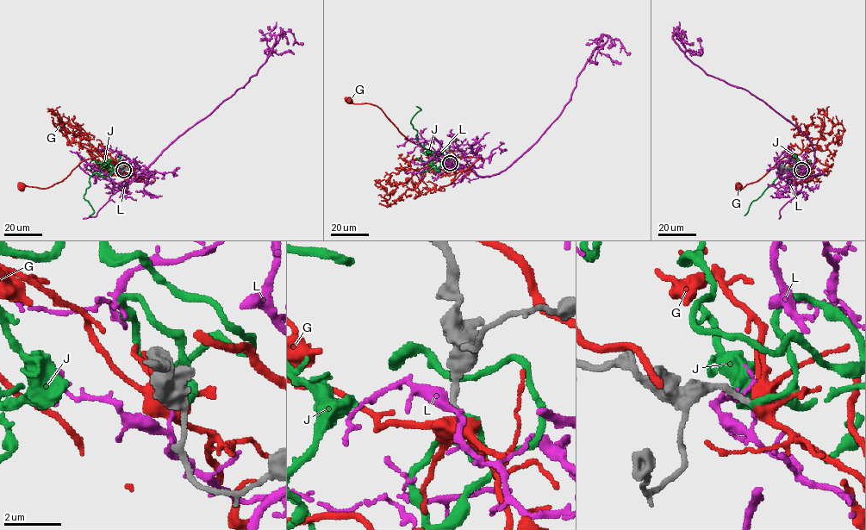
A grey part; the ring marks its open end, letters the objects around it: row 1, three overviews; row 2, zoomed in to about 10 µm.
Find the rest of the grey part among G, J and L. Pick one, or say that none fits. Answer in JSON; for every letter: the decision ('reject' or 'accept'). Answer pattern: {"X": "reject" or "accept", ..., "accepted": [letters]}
{"G": "reject", "J": "accept", "L": "reject", "accepted": ["J"]}

